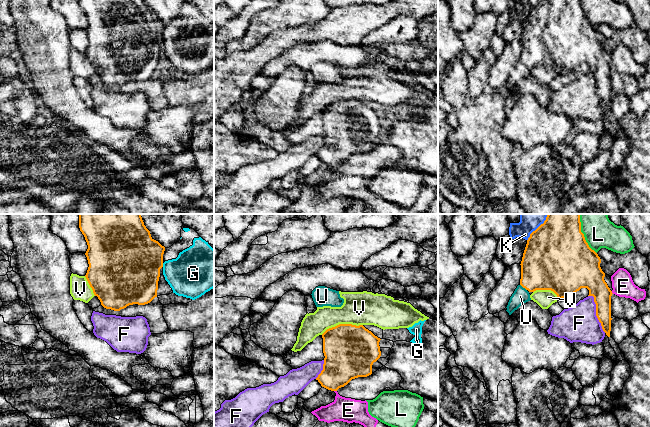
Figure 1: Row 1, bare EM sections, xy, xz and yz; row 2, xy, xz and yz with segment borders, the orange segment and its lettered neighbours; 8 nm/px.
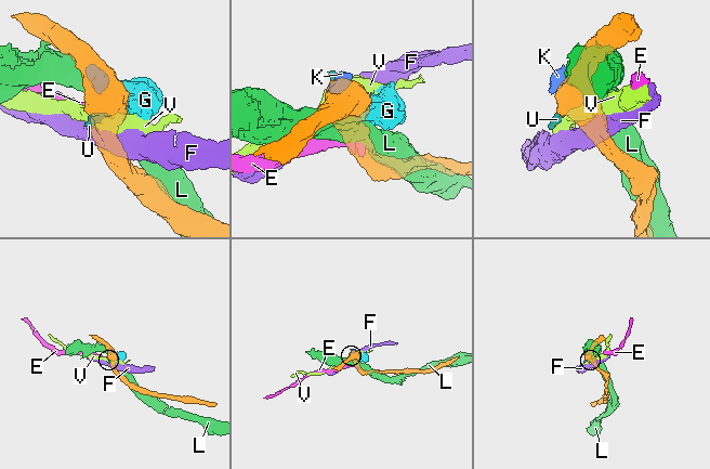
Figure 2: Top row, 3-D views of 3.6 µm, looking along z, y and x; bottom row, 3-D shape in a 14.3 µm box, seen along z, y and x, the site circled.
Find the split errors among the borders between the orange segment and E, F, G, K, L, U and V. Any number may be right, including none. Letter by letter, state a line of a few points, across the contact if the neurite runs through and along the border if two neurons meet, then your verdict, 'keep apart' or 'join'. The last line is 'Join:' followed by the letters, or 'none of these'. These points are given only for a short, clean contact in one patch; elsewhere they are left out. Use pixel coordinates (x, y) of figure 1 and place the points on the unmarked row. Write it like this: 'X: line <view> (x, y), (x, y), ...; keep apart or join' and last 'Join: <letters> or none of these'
E: line xz (334, 166), (336, 167); keep apart
F: keep apart
G: line xy (162, 39), (163, 42); keep apart
K: line yz (541, 0), (530, 10), (527, 16); keep apart
L: keep apart
U: line yz (545, 41), (523, 63), (520, 72); join
V: keep apart
Join: U

